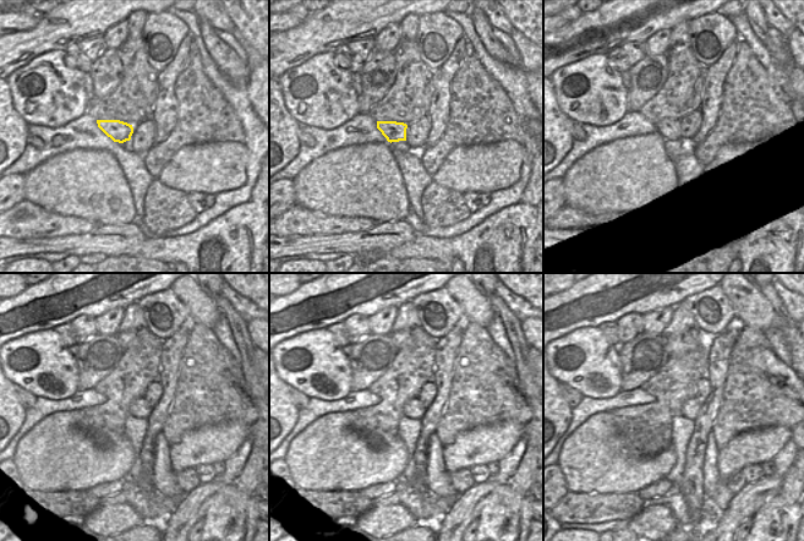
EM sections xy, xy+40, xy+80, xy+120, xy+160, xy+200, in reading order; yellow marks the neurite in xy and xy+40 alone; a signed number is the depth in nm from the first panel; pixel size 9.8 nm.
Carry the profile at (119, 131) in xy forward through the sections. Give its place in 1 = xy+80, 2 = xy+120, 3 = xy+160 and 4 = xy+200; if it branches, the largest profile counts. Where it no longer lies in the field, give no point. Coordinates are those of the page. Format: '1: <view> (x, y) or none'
1: xy+80 (670, 130)
2: xy+120 (140, 408)
3: xy+160 (414, 409)
4: xy+200 (690, 409)

